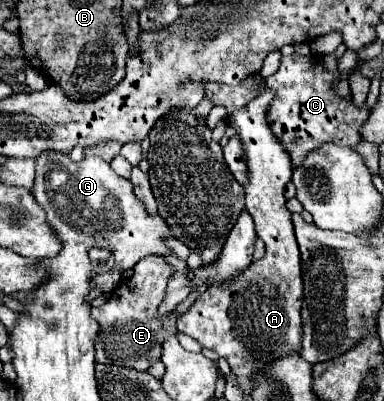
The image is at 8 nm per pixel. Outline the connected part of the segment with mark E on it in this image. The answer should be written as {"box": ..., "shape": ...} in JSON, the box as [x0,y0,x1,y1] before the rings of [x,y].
{"box":[91,257,175,371],"shape":[[[145,257],[135,265],[133,275],[119,283],[105,305],[91,309],[91,317],[99,323],[99,333],[95,337],[95,363],[147,371],[161,359],[165,339],[175,333],[173,319],[159,319],[159,305],[165,299],[167,281],[173,273],[175,267],[163,257]]]}

